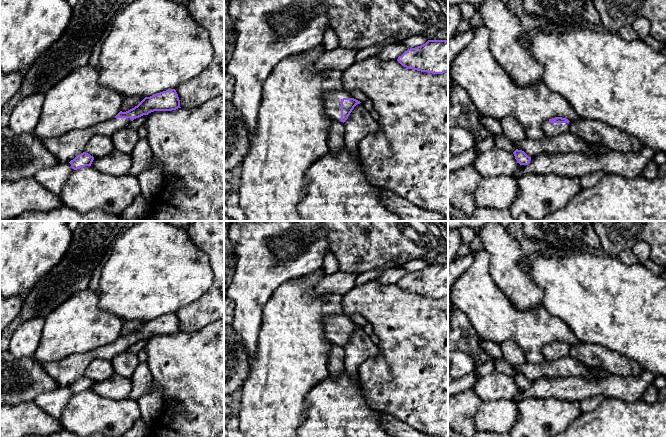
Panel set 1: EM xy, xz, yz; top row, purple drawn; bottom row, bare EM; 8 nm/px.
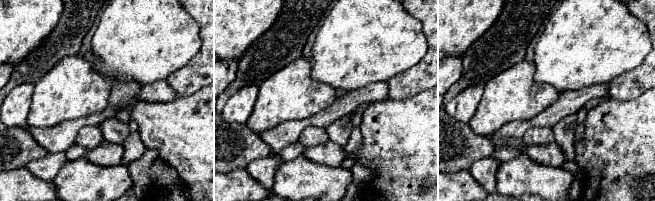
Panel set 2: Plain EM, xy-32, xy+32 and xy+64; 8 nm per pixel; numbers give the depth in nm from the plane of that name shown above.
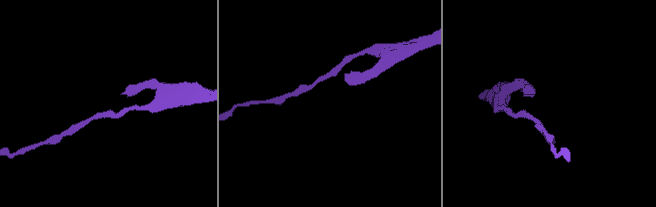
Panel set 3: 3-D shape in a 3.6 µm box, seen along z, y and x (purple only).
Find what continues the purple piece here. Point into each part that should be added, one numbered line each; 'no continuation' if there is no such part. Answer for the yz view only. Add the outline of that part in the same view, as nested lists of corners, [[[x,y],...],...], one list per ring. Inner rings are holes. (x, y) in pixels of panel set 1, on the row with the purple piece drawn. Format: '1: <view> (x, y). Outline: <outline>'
1: yz (549, 129). Outline: [[[546,120],[542,124],[542,130],[545,136],[554,137],[569,132],[570,126],[571,126],[571,122],[550,123],[549,120]]]

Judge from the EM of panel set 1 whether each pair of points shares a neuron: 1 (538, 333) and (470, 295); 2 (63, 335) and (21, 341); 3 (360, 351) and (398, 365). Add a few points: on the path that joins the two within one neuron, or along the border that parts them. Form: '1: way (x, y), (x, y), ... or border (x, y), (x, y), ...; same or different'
1: way (521, 326), (500, 321), (487, 308); same
2: border (45, 318), (39, 345), (33, 358); different
3: border (377, 345), (379, 352), (360, 365), (359, 374); different

